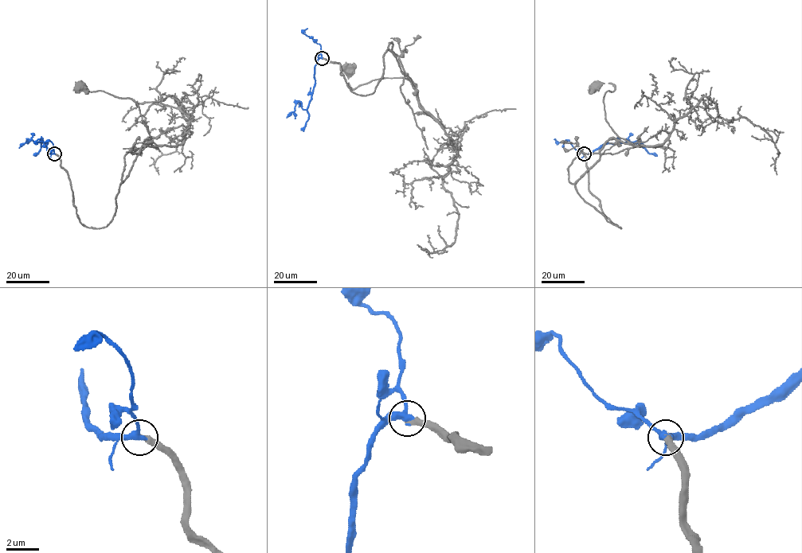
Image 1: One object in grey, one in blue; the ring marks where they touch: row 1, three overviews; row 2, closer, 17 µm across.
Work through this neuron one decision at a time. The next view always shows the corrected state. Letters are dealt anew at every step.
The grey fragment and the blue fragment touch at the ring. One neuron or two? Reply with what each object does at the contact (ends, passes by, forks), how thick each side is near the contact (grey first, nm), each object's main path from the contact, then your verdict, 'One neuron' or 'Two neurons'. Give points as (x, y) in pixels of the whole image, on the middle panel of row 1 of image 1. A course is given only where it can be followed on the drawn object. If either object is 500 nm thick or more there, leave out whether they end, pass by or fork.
At the ring grey ends. At the ring blue passes by. Thickness 320 nm (grey) against 360 nm. Course of grey: (322, 58), (339, 64), (346, 86), (364, 95), (388, 49), (420, 103), (409, 79), (353, 89), (348, 69). Course of blue: (322, 58), (315, 65), (312, 99), (308, 107), (303, 109), (299, 102), (286, 118). One neuron

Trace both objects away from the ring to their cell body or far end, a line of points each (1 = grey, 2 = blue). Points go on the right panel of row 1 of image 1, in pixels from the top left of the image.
1: (584, 153), (589, 191), (621, 228), (575, 184), (629, 142), (607, 121), (615, 87), (595, 86)
2: (584, 153), (589, 153), (608, 143), (635, 142), (627, 140), (643, 147)

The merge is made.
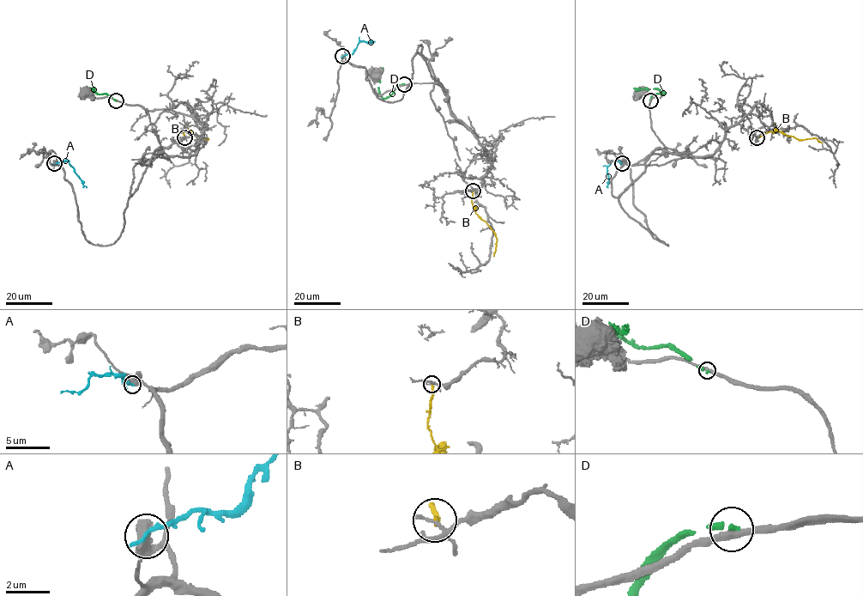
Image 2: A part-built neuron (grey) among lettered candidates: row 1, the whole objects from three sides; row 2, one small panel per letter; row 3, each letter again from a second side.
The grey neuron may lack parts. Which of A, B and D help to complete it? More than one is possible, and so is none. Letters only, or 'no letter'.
no letter

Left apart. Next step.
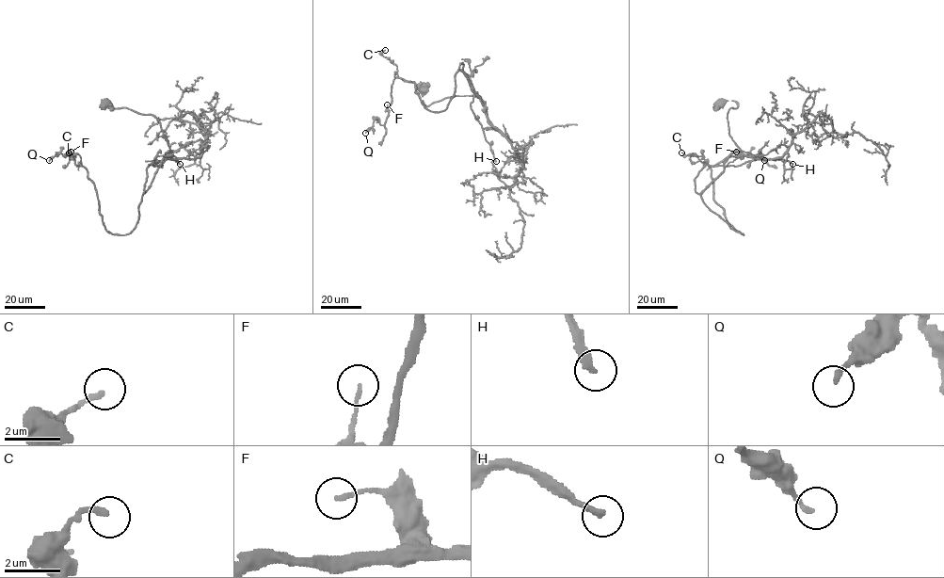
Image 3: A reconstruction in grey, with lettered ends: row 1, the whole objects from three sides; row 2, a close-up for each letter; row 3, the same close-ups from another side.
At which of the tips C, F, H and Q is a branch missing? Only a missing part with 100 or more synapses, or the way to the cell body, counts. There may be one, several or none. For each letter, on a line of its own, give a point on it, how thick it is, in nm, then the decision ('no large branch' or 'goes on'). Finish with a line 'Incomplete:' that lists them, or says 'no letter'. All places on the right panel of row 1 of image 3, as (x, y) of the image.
C: at (681, 152); 200 nm thick; no large branch
F: at (736, 152); 120 nm thick; no large branch
H: at (792, 164); 240 nm thick; goes on
Q: at (764, 160); 160 nm thick; no large branch
Incomplete: H

